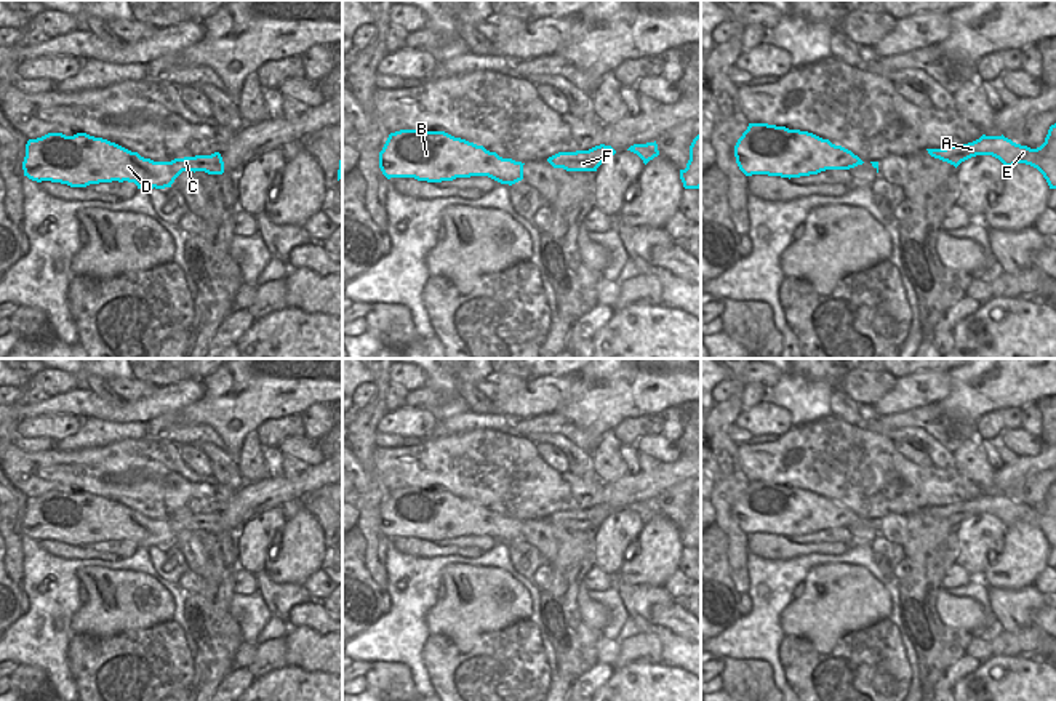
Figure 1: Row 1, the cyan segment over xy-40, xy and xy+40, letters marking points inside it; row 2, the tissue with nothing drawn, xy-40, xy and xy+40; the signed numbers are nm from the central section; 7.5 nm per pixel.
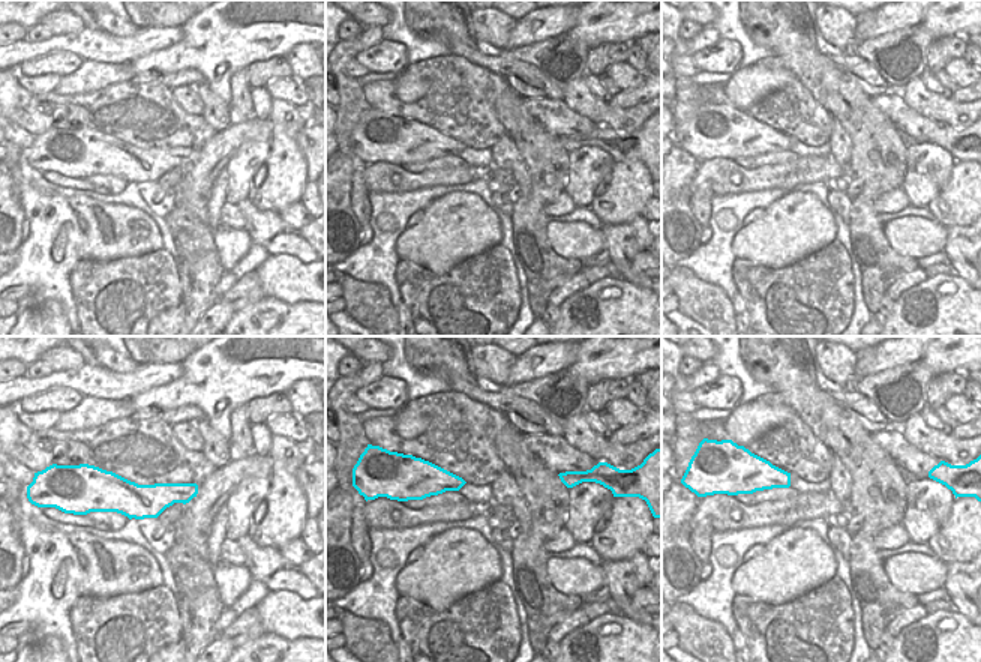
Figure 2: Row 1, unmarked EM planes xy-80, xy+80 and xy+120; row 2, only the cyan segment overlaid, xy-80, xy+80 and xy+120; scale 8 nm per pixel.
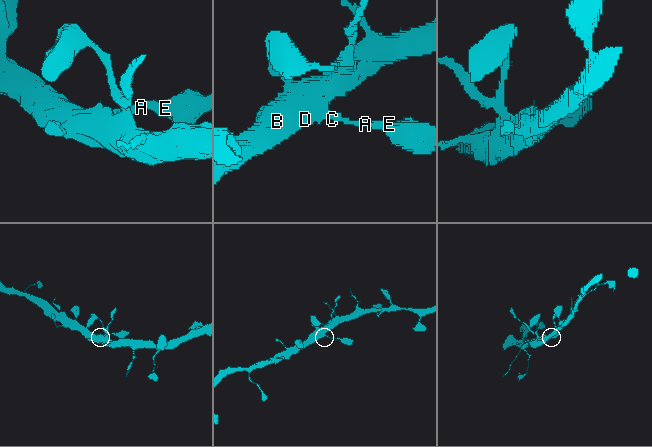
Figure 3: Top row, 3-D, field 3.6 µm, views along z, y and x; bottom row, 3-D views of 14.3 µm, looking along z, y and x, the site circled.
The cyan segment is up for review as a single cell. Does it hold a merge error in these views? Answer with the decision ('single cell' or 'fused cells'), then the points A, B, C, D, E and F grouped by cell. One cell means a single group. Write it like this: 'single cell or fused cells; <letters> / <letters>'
single cell; A B C D E F

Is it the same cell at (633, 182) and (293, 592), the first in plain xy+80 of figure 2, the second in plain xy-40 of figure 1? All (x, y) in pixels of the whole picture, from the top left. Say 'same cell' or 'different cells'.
different cells

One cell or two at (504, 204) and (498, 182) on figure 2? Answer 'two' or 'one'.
one

